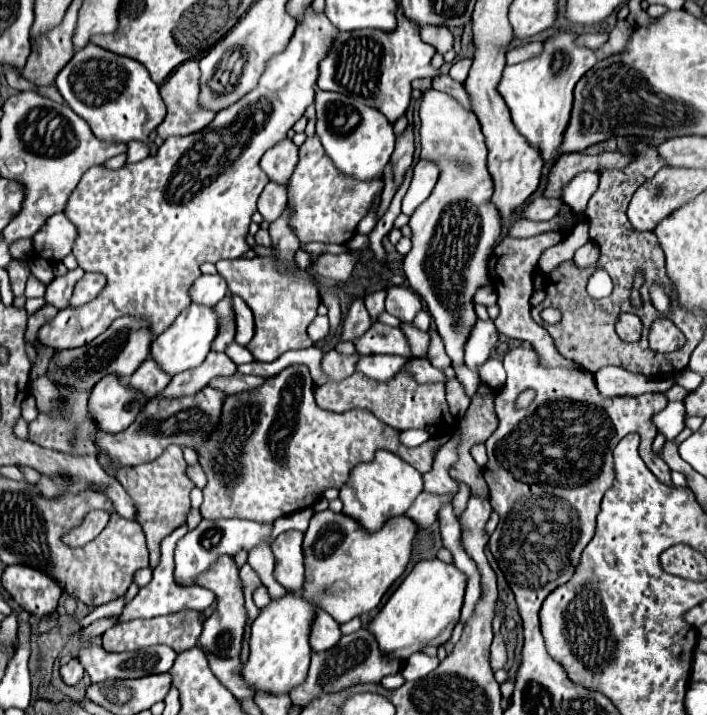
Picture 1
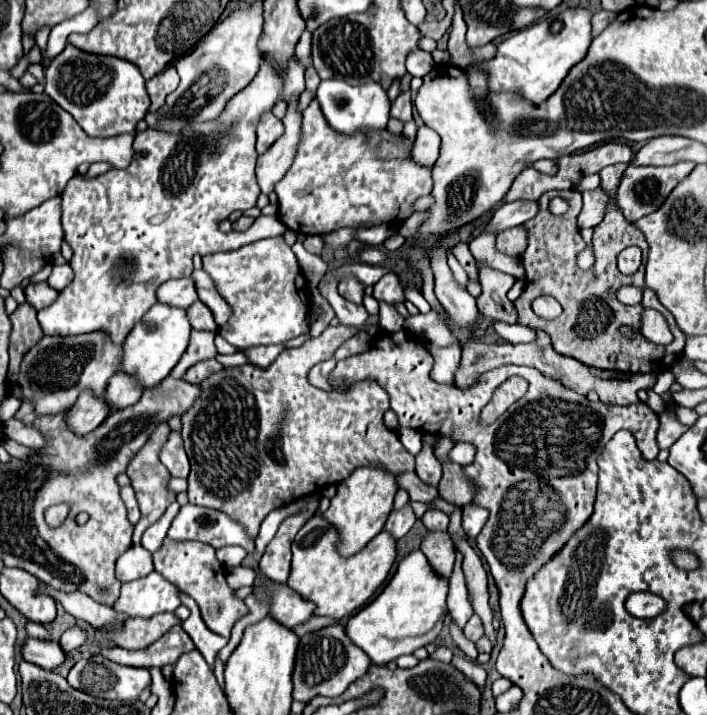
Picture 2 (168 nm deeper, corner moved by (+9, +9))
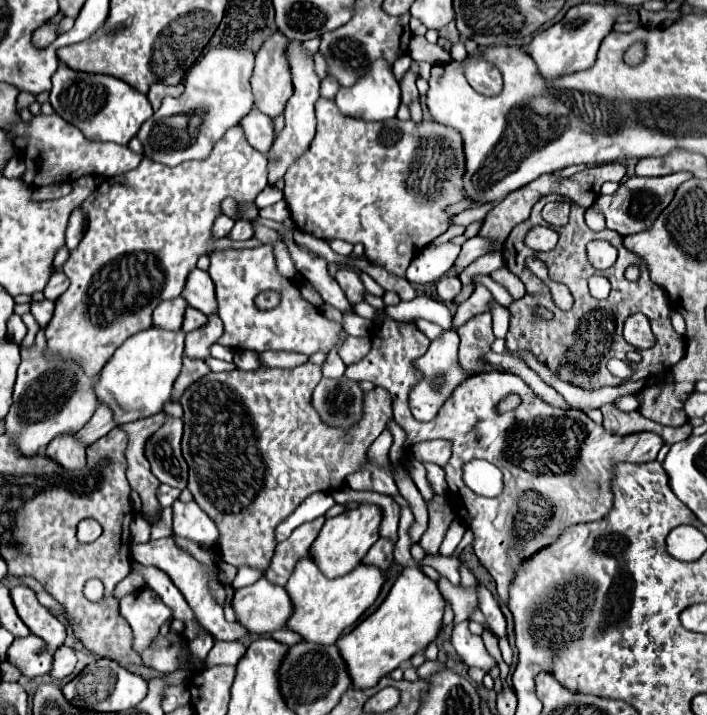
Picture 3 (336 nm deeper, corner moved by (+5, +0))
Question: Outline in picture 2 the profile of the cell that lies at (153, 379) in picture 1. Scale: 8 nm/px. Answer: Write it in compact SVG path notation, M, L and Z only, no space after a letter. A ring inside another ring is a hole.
M118 371L112 381L106 387L106 401L114 409L124 409L128 405L134 405L142 395L142 387L134 377L130 377L124 371Z

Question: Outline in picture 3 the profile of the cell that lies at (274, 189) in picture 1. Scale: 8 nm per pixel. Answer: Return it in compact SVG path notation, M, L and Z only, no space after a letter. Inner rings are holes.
M292 40L288 44L288 64L290 64L290 70L292 70L292 86L294 86L294 94L290 96L288 104L286 104L286 110L284 110L284 118L286 118L286 126L284 130L276 136L270 152L268 152L268 182L270 184L276 184L276 180L280 180L288 166L292 162L296 162L296 158L300 154L304 154L304 150L308 150L312 138L314 138L314 132L316 132L316 118L314 118L314 104L316 100L320 98L320 78L316 76L314 72L314 60L306 54L302 42L296 42Z

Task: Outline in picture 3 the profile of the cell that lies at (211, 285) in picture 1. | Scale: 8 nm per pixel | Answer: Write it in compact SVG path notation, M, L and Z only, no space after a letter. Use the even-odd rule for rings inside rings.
M174 298L168 302L160 302L160 306L156 306L154 314L152 314L152 326L156 328L164 328L164 330L180 330L182 326L182 314L186 310L186 302L184 298Z

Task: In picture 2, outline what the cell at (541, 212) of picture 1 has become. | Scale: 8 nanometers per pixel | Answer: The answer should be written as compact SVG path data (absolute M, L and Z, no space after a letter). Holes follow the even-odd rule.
M512 201L512 203L504 203L494 213L494 217L490 219L488 227L494 229L496 233L500 233L502 229L508 229L508 227L522 225L522 223L530 221L536 213L538 213L538 203L536 201Z

